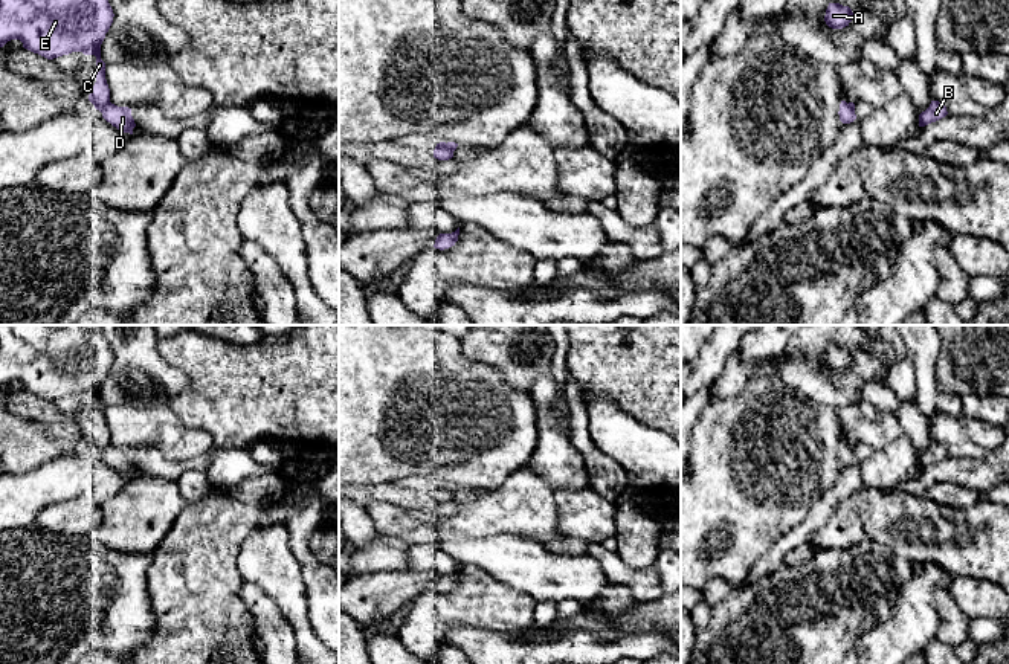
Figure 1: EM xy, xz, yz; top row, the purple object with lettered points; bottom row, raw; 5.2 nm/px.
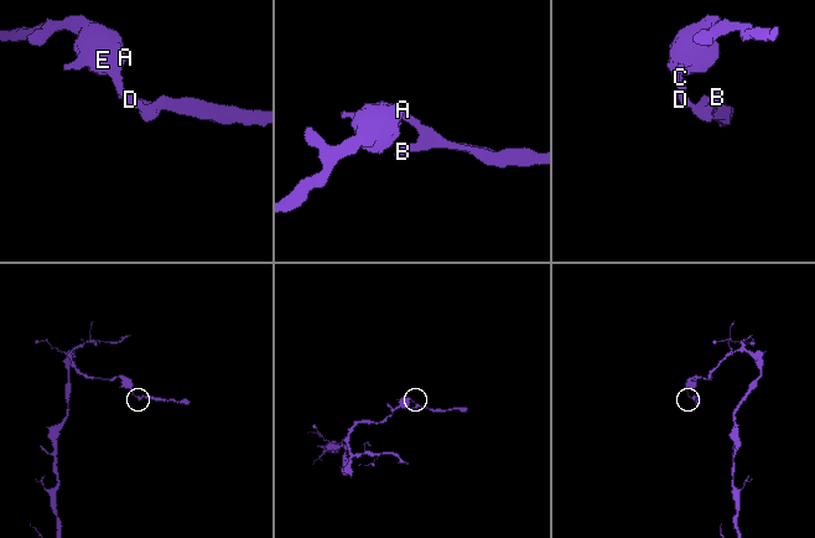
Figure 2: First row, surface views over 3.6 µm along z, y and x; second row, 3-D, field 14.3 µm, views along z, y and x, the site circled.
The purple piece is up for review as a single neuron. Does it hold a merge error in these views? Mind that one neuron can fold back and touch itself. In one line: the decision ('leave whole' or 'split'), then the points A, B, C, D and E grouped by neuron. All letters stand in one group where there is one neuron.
split; A C E / B D

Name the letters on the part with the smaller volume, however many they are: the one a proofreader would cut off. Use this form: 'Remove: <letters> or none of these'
Remove: B, D

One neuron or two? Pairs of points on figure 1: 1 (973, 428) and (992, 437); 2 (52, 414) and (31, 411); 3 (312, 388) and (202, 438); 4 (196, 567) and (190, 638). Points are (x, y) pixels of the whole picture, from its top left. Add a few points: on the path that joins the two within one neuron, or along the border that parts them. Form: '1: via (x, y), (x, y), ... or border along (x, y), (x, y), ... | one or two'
1: via (977, 431), (988, 435) | one
2: via (48, 412), (35, 411) | one
3: border along (177, 417), (190, 428), (205, 429), (214, 443) | two
4: via (193, 585), (188, 591), (191, 597), (191, 620) | one

